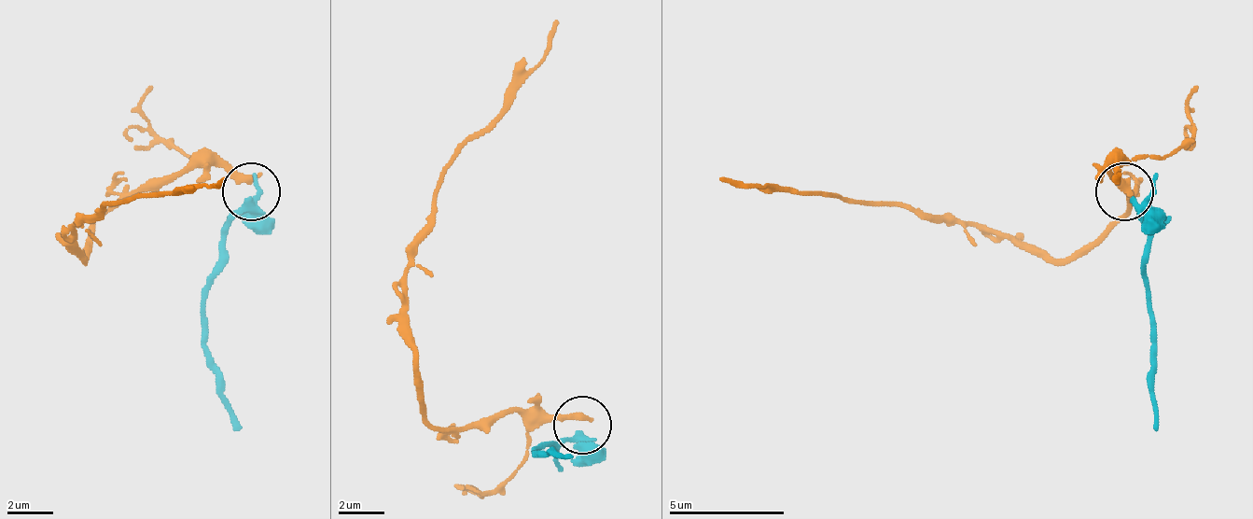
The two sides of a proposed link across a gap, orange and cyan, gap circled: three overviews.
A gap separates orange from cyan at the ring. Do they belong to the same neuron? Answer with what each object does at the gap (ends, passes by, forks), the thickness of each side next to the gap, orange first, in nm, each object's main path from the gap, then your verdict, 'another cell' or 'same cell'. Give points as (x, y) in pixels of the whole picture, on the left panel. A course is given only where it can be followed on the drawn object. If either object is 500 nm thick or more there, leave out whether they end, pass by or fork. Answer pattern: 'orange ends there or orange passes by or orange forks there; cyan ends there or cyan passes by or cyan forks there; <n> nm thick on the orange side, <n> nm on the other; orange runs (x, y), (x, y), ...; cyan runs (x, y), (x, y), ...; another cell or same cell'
orange ends there; cyan forks there; 320 nm thick on the orange side, 240 nm on the other; orange runs (252, 186), (188, 162), (107, 209), (84, 255), (78, 255), (73, 232), (102, 203), (212, 186), (223, 180); cyan runs (252, 197), (229, 226), (205, 296), (205, 365), (241, 429); same cell

